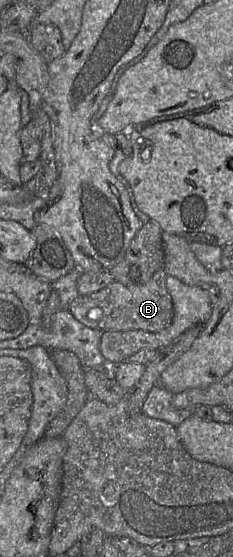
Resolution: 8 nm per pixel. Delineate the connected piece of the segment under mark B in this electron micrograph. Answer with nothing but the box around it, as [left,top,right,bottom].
[68,270,173,333]

